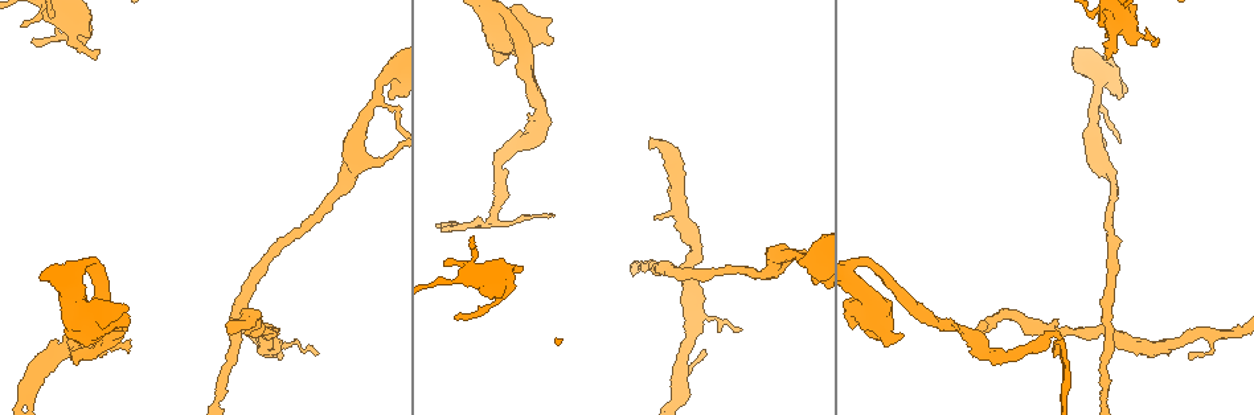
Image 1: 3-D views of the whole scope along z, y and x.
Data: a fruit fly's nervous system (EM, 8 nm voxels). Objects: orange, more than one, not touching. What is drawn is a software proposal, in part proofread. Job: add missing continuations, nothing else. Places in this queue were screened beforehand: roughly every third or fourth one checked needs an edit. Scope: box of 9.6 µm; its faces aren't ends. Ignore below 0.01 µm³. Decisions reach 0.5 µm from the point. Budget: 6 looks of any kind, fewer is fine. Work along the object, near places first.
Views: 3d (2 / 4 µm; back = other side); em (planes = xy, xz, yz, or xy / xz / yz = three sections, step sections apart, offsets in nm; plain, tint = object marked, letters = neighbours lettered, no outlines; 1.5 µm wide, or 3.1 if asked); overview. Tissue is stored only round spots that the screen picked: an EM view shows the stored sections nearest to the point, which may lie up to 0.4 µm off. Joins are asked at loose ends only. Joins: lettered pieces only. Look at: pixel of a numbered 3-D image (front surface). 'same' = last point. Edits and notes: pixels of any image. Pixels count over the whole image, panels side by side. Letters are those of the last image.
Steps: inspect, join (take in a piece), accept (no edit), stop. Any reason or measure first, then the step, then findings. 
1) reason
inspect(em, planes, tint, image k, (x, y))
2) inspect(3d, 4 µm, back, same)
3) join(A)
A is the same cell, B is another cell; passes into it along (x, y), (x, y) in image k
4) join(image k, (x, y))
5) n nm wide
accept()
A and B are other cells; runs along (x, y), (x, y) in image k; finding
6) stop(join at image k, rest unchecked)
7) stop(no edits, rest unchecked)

free end
inspect(em, planes, plain, image 1, (1058, 322))

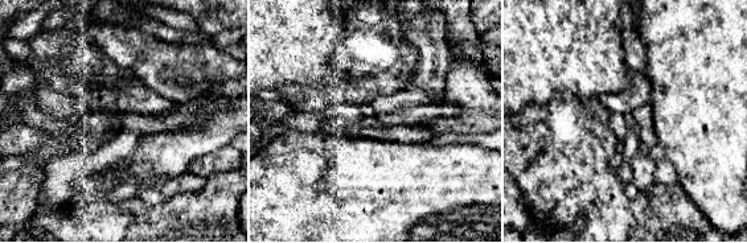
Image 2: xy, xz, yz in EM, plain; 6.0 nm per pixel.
what lies round it
inspect(em, planes, letters, same)

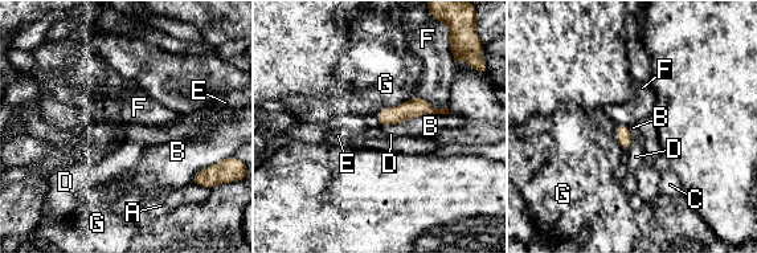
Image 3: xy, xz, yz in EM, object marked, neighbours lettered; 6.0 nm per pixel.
accept()
A, B, C, D, E, F and G are other cells; border along (441, 113), (424, 113), (406, 121) in image 3; no lettered piece goes on from it

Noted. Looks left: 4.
thin end
inspect(em, planes, letters, image 1, (1054, 340))

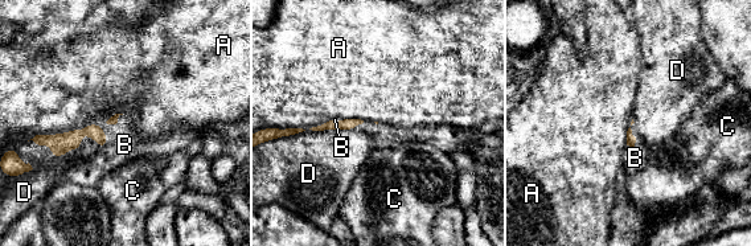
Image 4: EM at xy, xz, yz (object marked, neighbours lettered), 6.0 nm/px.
D touches over 300 nm
join(B)
B is the same cell, A, C and D are other cells; it goes on there

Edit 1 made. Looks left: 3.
stop(join at image 4, rest unchecked)

